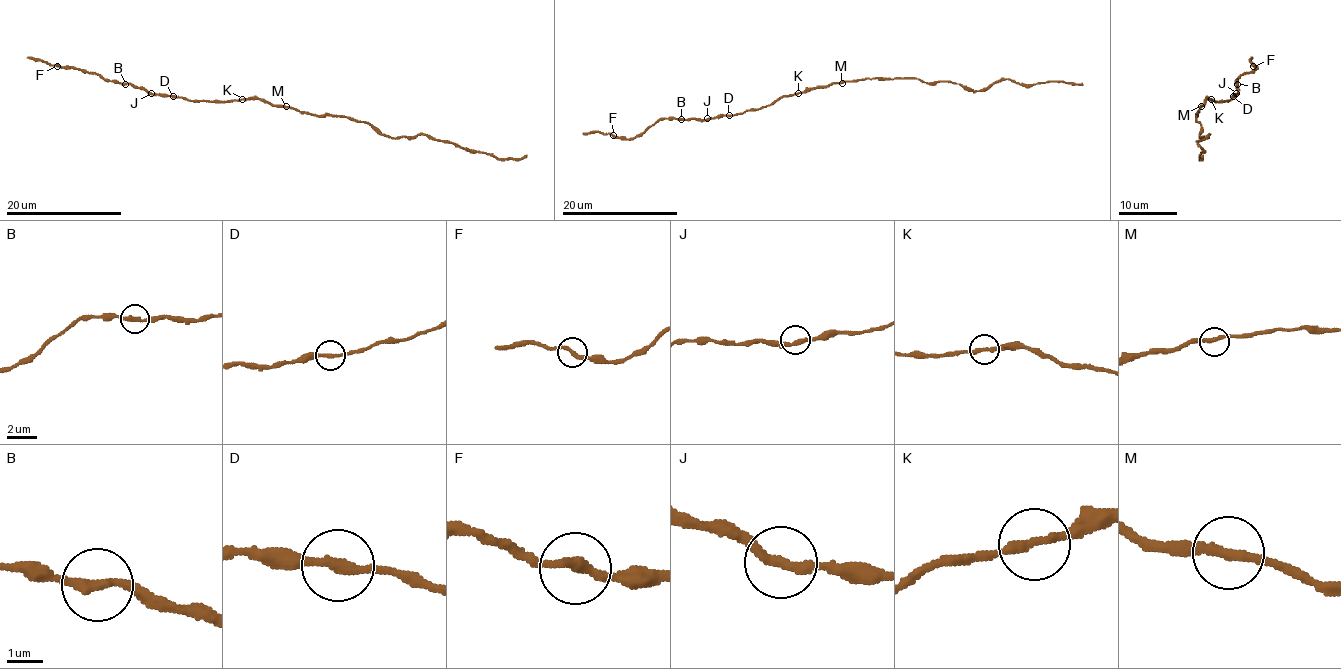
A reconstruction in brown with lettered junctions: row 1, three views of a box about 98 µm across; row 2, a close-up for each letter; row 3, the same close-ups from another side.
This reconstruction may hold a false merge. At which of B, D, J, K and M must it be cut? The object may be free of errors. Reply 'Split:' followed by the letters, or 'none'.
Split: none

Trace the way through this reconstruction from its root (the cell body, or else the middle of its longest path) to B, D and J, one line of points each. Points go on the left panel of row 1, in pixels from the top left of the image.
B: (275, 105), (259, 99), (189, 101), (151, 93), (125, 83)
D: (275, 105), (259, 99), (189, 101), (173, 96)
J: (275, 105), (259, 99), (189, 101), (151, 93)

